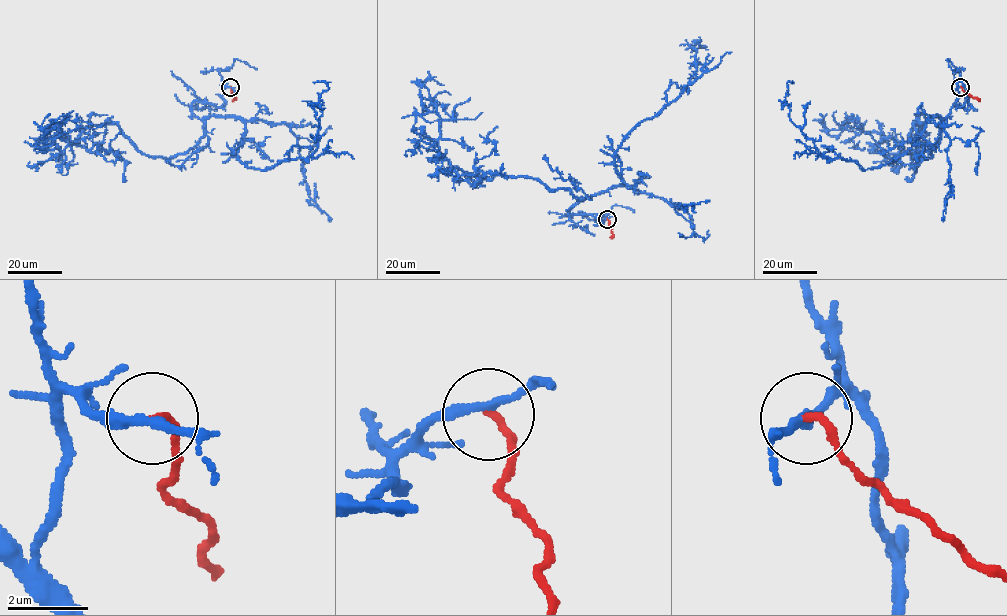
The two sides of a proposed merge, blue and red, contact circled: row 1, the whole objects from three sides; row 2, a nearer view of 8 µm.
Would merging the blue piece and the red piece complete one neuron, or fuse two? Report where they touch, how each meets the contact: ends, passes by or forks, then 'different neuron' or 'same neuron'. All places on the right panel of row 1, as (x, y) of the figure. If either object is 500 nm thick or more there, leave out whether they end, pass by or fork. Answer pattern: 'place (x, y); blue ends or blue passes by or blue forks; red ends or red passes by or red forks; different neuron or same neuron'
place (960, 87); blue passes by; red ends; different neuron

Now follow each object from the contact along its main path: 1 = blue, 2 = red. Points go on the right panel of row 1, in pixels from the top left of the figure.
1: (960, 87), (962, 106), (929, 116), (904, 153), (864, 169), (823, 155), (792, 121), (785, 97), (793, 82)
2: (960, 87), (980, 101)

